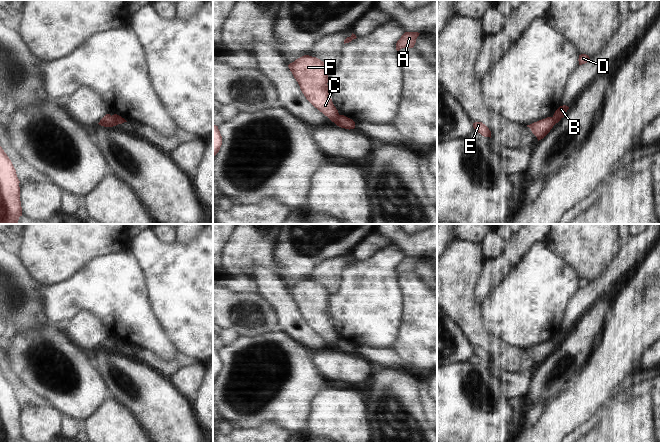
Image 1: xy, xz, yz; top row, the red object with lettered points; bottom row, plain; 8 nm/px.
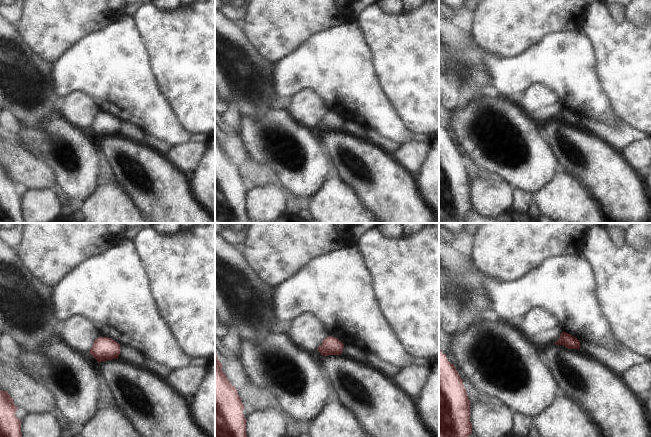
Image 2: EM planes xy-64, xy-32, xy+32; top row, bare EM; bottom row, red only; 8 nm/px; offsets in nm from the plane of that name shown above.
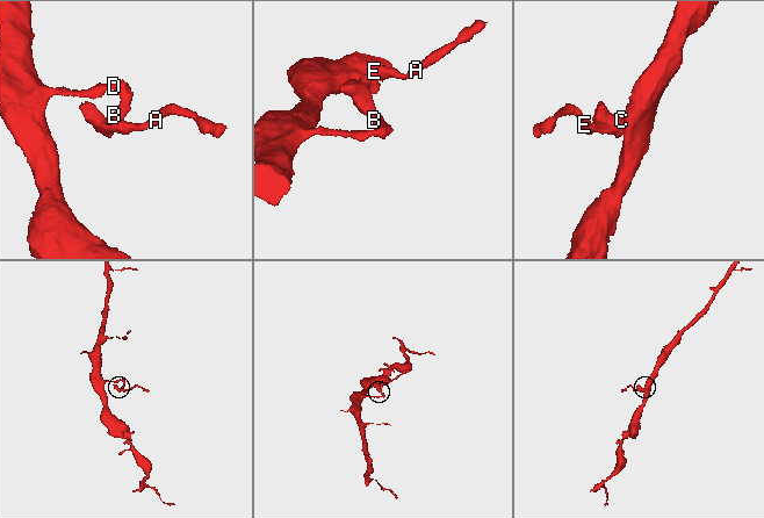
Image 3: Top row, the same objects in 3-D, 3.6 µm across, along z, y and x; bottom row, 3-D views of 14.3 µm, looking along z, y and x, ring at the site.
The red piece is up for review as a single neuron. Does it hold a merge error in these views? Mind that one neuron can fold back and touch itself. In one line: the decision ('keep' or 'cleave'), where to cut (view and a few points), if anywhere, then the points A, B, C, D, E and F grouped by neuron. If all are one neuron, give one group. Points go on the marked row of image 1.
cleave | xy (111, 116), (116, 124) | A C E F / B D

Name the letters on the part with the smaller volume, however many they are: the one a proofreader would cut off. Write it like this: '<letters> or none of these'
A, C, E, F

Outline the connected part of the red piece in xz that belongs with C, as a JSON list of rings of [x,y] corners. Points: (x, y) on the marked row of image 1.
[[[304,55],[288,65],[306,99],[332,122],[339,115],[328,90],[325,63],[316,57]]]

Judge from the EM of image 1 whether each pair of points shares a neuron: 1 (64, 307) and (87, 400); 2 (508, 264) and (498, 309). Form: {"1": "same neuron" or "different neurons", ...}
{"1": "different neurons", "2": "different neurons"}

